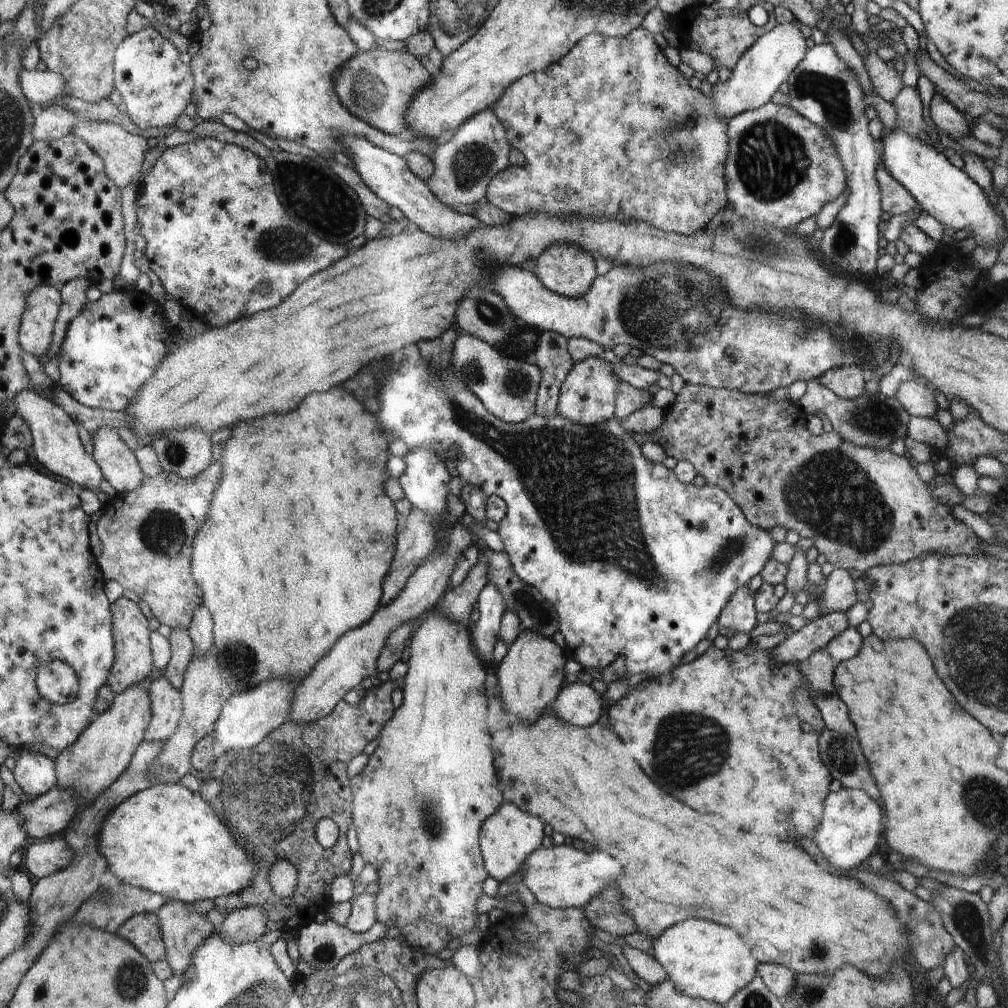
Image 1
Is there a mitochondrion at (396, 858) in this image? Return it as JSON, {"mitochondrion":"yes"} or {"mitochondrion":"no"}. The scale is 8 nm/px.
{"mitochondrion":"no"}

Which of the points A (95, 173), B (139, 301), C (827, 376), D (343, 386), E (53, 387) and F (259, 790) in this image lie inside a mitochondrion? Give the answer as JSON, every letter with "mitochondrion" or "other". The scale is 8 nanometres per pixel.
{"A":"other","B":"other","C":"other","D":"other","E":"other","F":"mitochondrion"}

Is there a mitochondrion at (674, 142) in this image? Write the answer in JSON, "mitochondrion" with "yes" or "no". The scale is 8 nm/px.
{"mitochondrion":"yes"}

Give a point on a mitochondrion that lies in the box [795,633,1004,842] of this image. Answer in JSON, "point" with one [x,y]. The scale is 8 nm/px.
{"point":[840,752]}

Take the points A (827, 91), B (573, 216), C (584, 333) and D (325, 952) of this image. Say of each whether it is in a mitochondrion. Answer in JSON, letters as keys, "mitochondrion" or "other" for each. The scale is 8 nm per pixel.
{"A":"mitochondrion","B":"other","C":"other","D":"mitochondrion"}

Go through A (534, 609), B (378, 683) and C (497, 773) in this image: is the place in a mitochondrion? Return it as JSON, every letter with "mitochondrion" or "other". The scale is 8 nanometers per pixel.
{"A":"mitochondrion","B":"other","C":"other"}

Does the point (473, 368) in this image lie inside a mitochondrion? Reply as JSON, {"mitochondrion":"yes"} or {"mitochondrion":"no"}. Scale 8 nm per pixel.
{"mitochondrion":"yes"}

